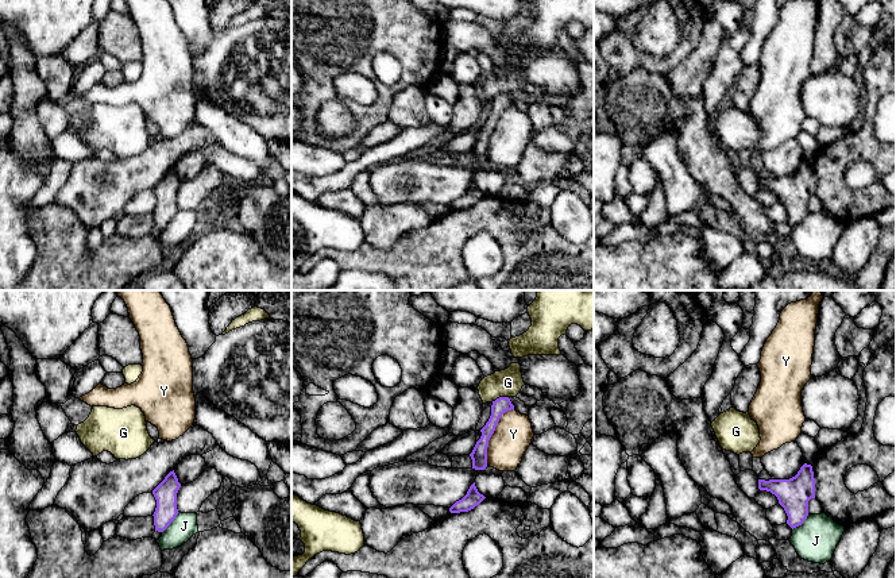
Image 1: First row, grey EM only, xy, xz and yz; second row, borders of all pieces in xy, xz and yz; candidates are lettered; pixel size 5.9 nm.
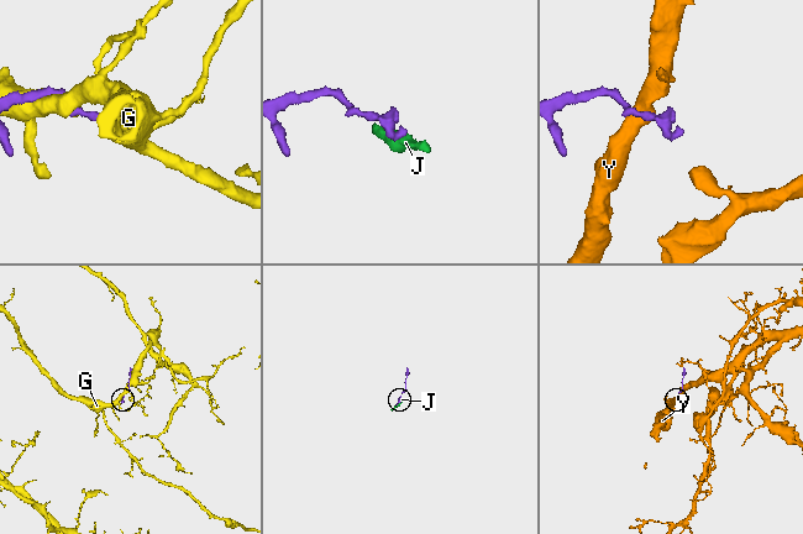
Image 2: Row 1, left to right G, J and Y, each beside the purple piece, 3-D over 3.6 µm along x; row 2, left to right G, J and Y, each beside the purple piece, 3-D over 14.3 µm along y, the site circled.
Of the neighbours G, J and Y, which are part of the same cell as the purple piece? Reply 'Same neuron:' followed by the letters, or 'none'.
Same neuron: none

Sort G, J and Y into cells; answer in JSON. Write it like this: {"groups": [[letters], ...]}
{"groups": [["G"], ["J"], ["Y"]]}

